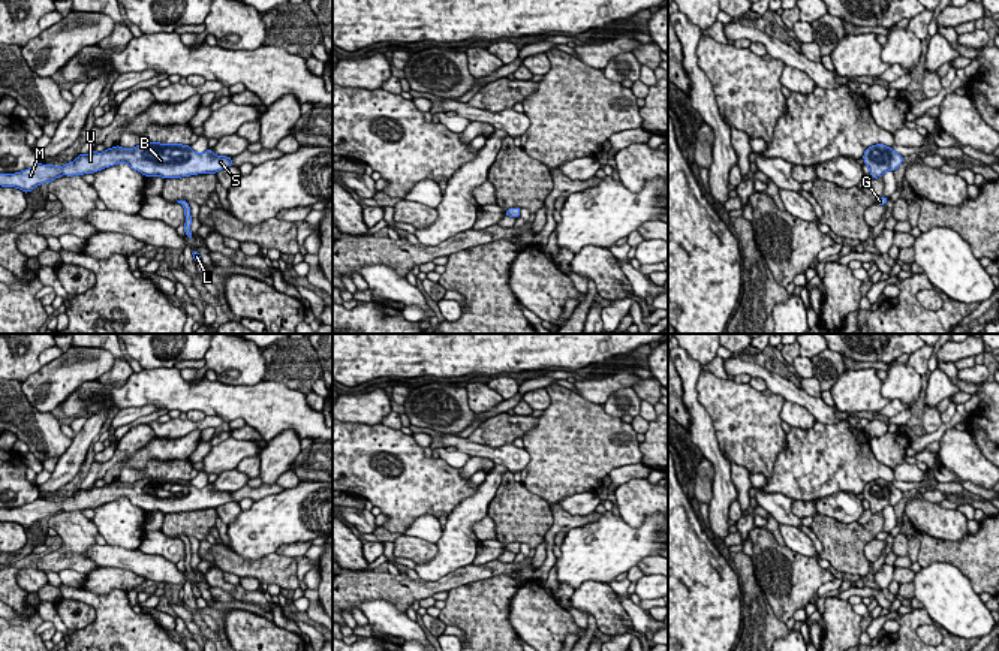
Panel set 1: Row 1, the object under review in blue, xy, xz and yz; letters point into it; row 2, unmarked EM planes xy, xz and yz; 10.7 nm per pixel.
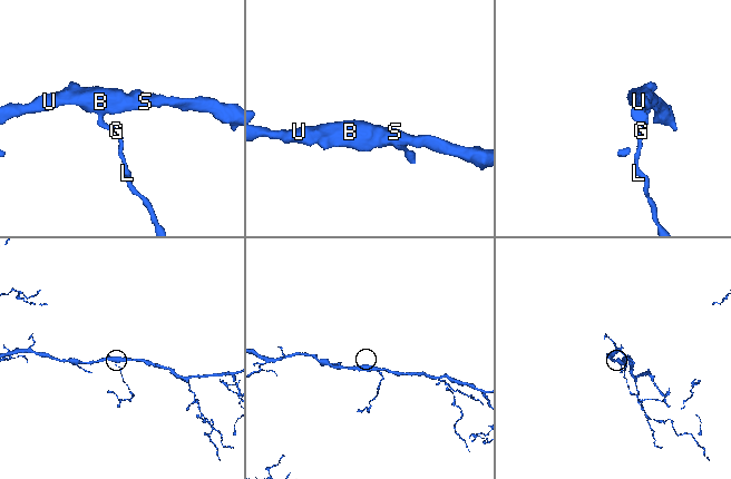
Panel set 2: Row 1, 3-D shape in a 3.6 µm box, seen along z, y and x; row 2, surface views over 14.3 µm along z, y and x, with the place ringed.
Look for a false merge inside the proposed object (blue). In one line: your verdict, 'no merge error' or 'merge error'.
no merge error

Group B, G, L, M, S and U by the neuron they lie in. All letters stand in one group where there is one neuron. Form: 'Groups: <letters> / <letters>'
Groups: B G L M S U

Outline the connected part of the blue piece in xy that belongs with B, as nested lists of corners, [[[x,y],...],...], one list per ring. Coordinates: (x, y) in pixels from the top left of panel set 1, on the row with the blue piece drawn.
[[[144,142],[133,148],[115,145],[102,153],[78,154],[73,162],[63,166],[36,163],[15,174],[0,174],[1,187],[15,187],[24,193],[34,187],[51,183],[58,177],[84,175],[102,171],[105,168],[127,163],[132,169],[147,178],[162,177],[181,178],[198,174],[216,174],[232,165],[232,157],[217,156],[208,148],[205,153],[196,153],[190,145]]]

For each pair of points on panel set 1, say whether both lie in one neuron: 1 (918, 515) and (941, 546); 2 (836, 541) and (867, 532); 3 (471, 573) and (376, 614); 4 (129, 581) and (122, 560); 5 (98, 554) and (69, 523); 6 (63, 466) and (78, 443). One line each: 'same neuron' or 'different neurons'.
1: different neurons
2: same neuron
3: different neurons
4: different neurons
5: different neurons
6: same neuron

